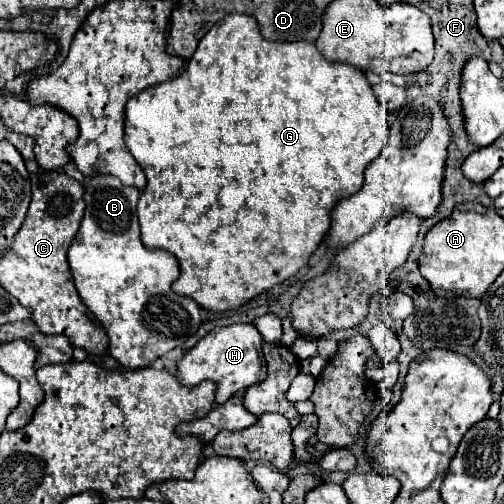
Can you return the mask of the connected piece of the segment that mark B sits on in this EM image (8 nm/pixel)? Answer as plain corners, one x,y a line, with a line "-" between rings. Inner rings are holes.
114,175
92,177
84,187
86,211
82,225
68,249
68,265
80,299
104,327
110,339
110,355
128,369
148,367
150,361
158,359
174,347
184,345
184,341
200,327
200,307
192,299
180,297
170,289
180,275
176,257
164,249
150,251
140,241
140,229
136,221
138,197
140,191
136,187
124,187

